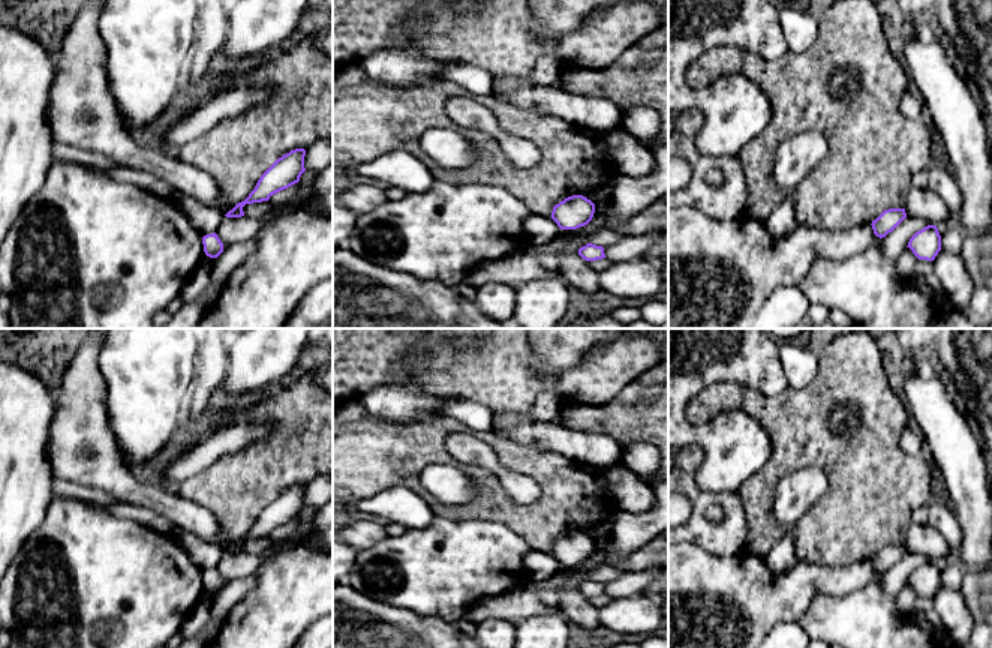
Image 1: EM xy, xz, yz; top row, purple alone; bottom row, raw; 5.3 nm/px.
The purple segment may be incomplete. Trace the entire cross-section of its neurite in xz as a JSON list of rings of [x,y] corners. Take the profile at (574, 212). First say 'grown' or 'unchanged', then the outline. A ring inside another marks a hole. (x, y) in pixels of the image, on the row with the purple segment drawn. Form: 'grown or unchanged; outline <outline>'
unchanged; outline [[[572,195],[553,207],[551,219],[560,230],[577,230],[587,225],[595,213],[595,204],[583,195]]]

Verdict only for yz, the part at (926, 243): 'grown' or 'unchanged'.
unchanged

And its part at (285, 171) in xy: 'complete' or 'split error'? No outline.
complete

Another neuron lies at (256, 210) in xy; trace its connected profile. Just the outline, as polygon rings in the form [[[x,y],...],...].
[[[270,201],[246,204],[243,207],[244,216],[249,216],[252,219],[262,219],[262,218],[273,214],[273,213],[277,213],[280,210],[286,210],[285,204],[276,206]]]

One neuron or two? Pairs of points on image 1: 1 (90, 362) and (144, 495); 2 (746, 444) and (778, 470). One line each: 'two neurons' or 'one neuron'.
1: one neuron
2: two neurons

